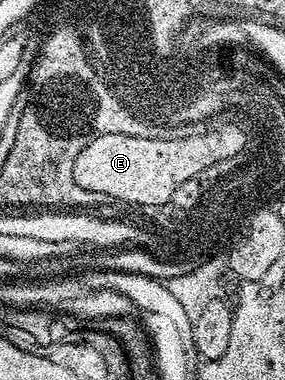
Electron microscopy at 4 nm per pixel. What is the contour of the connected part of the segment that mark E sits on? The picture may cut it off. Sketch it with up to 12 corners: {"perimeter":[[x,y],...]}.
{"perimeter":[[234,123],[160,140],[93,136],[75,181],[159,209],[241,156]]}

